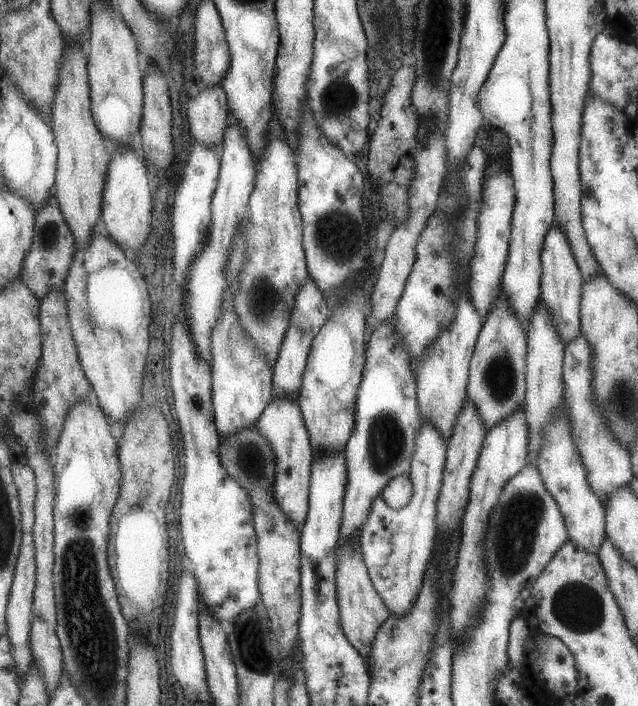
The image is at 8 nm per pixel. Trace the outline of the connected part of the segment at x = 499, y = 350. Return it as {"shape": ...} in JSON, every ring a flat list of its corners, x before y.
{"shape":[[500,288,500,294,494,302,494,307,487,313,482,322,481,330,477,335,469,363,466,390,466,398,475,407,476,414,480,418,480,422,486,432,503,419,506,419,511,413,514,413,523,404,526,389,524,379,525,357,526,332,521,328,520,322,512,315,512,312,508,310,506,300,502,296,502,289]]}

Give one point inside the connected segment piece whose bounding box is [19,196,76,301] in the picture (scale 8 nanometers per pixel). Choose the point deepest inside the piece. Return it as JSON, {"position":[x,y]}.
{"position":[44,268]}

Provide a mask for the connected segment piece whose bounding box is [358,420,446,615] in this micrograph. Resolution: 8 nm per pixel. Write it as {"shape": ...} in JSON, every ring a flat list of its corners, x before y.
{"shape":[[422,420,414,438,408,477,412,495,407,504,388,506,381,497,374,500,360,528,360,551,373,588,383,600,388,614,402,615,418,594,425,569,435,548,435,501,442,481,446,444,439,433]]}

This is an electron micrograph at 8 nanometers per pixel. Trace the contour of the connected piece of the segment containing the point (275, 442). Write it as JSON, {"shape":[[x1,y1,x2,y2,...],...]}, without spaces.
{"shape":[[271,397,256,422,259,434,267,439,274,455,274,479,270,491,279,510,297,528,301,528,308,511,308,486,313,452,308,432,296,401]]}

